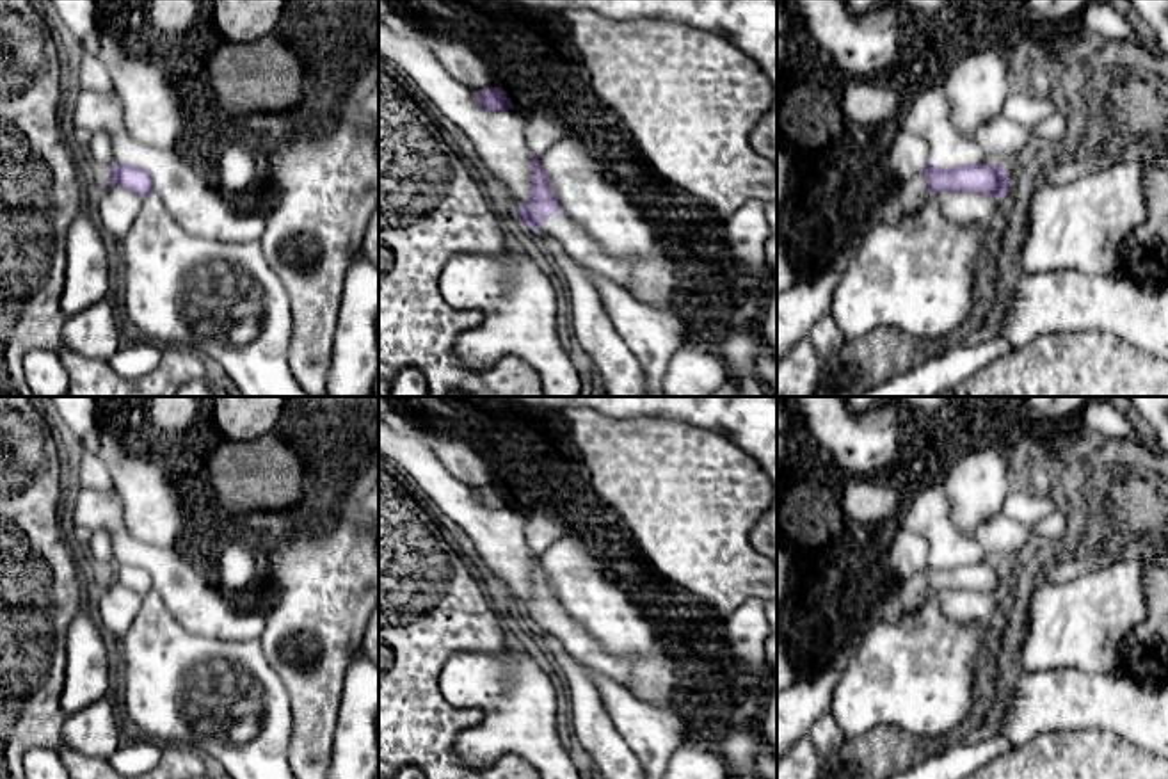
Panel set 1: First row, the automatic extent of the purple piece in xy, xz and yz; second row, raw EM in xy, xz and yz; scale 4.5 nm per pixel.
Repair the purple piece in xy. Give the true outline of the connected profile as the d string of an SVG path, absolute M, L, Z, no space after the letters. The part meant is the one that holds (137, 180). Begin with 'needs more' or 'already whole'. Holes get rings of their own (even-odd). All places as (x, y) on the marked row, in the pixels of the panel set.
already whole; M112 164L105 181L133 192L142 201L153 194L153 180L144 167L132 164Z

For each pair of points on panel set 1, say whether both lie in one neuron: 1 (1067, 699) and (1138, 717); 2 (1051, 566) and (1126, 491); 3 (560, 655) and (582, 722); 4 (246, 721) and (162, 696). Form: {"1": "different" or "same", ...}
{"1": "same", "2": "same", "3": "same", "4": "same"}

